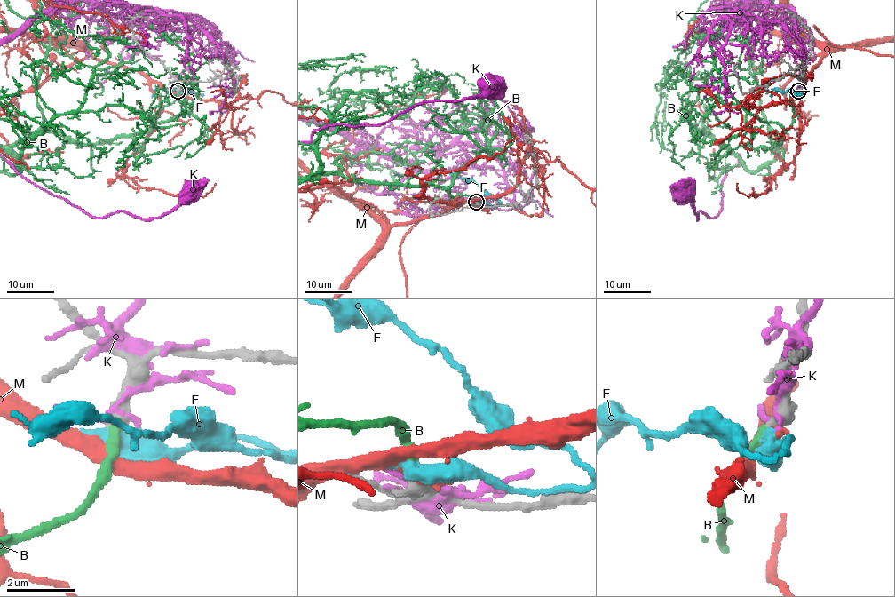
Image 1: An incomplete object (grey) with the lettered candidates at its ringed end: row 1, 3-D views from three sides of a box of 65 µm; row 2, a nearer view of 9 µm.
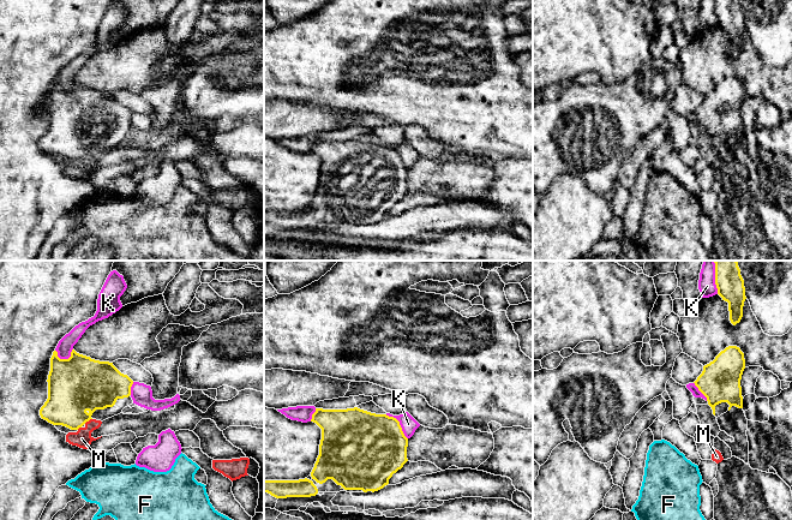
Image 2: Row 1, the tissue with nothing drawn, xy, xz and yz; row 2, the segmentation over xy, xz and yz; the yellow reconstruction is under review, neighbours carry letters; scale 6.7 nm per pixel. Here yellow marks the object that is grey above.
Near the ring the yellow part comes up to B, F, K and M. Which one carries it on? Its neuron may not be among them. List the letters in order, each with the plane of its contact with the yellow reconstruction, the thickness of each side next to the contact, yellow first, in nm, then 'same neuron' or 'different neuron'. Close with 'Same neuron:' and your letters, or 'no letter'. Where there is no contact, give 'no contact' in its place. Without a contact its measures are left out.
B: no contact; same neuron
F: no contact; different neuron
K: meets yellow in xz; 460 nm thick on the yellow side, 110 nm on the other; different neuron
M: meets yellow in xy; 360 nm thick on the yellow side, 120 nm on the other; different neuron
Same neuron: B

